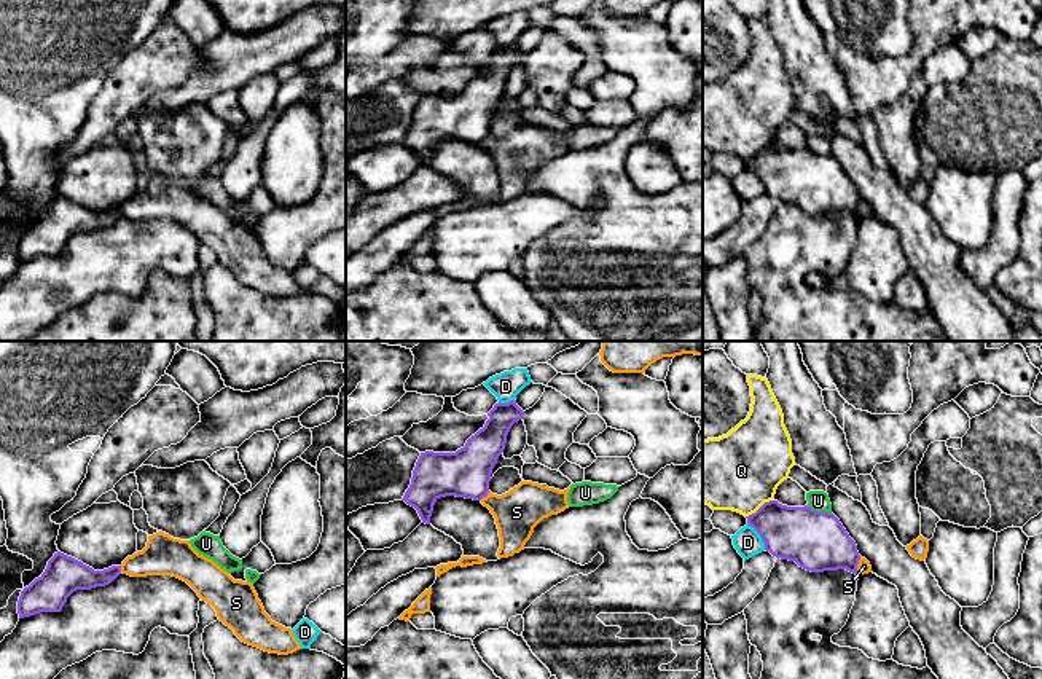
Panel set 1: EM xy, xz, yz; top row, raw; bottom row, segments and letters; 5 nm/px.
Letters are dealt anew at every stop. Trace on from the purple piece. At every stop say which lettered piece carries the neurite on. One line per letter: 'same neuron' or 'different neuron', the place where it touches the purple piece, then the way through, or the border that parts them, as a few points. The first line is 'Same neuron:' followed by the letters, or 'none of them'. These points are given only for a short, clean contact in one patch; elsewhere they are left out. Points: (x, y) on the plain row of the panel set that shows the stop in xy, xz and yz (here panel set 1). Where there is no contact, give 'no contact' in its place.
Same neuron: none of them
D: different neuron; meets purple in yz at (760, 179)
Q: different neuron; meets purple in yz at (760, 150)
S: different neuron; meets purple in yz at (856, 209); border along yz (861, 200), (856, 217)
U: different neuron; meets purple in yz at (819, 155)

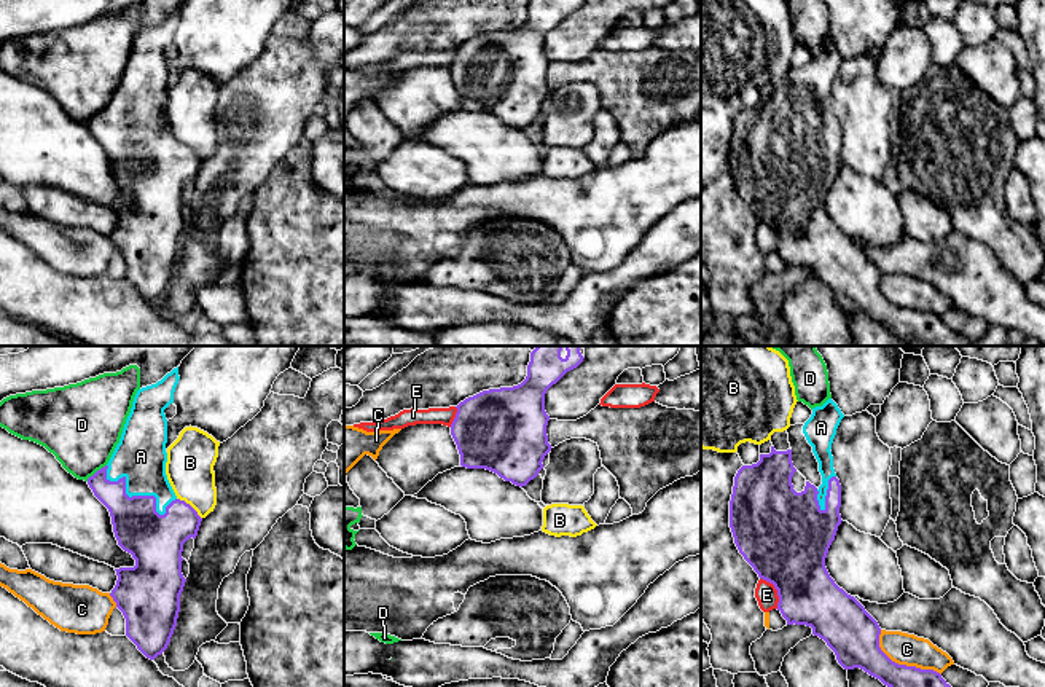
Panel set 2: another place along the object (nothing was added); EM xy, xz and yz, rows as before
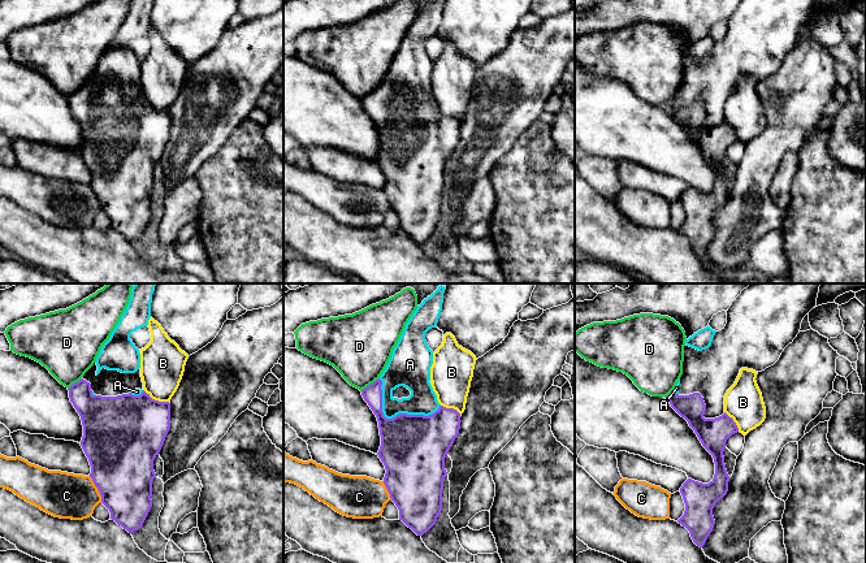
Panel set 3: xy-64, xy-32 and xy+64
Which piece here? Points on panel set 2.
Same neuron: A
A: same neuron; meets purple in xy at (136, 139); runs through xy (155, 184), (142, 145), (136, 139), (136, 113), (140, 99)
B: different neuron; meets purple in xy at (190, 149)
C: different neuron; meets purple in yz at (902, 308)
D: different neuron; meets purple in xy at (97, 113); border along xy (105, 107), (86, 123)
E: different neuron; meets purple in yz at (776, 231)

